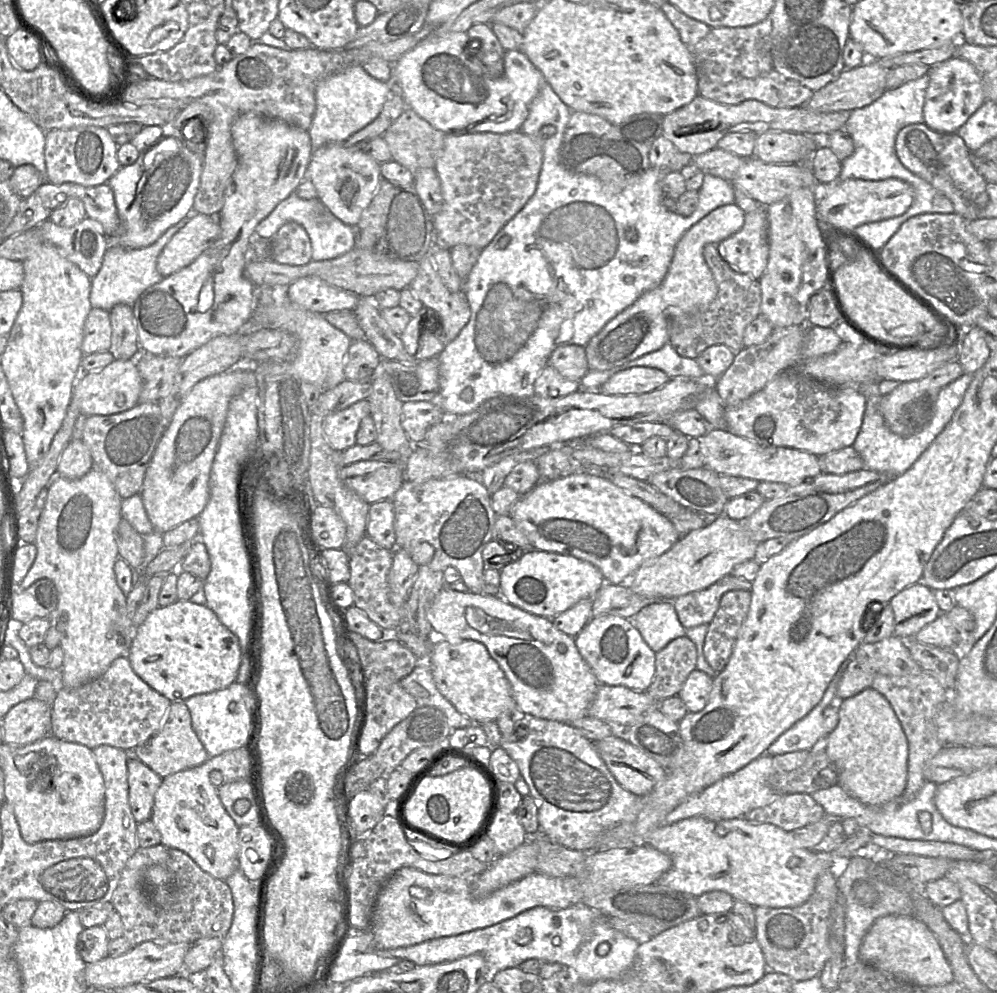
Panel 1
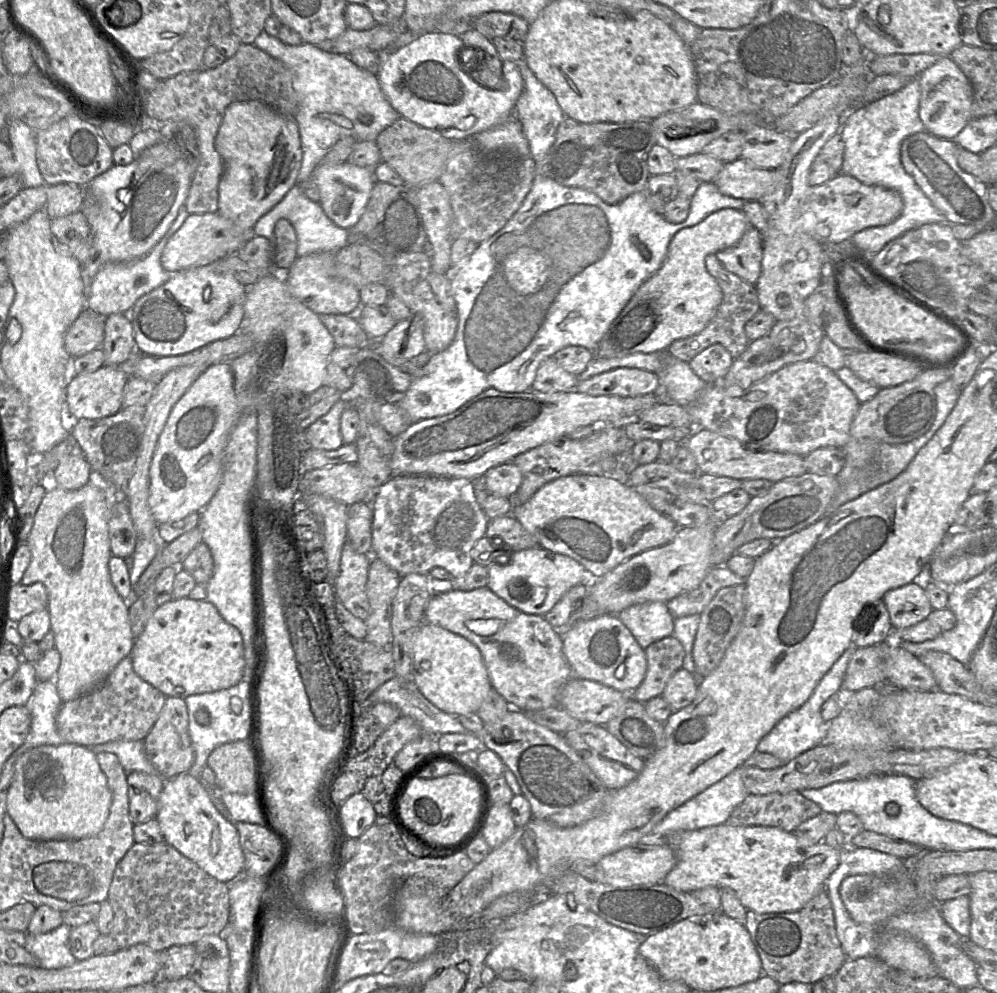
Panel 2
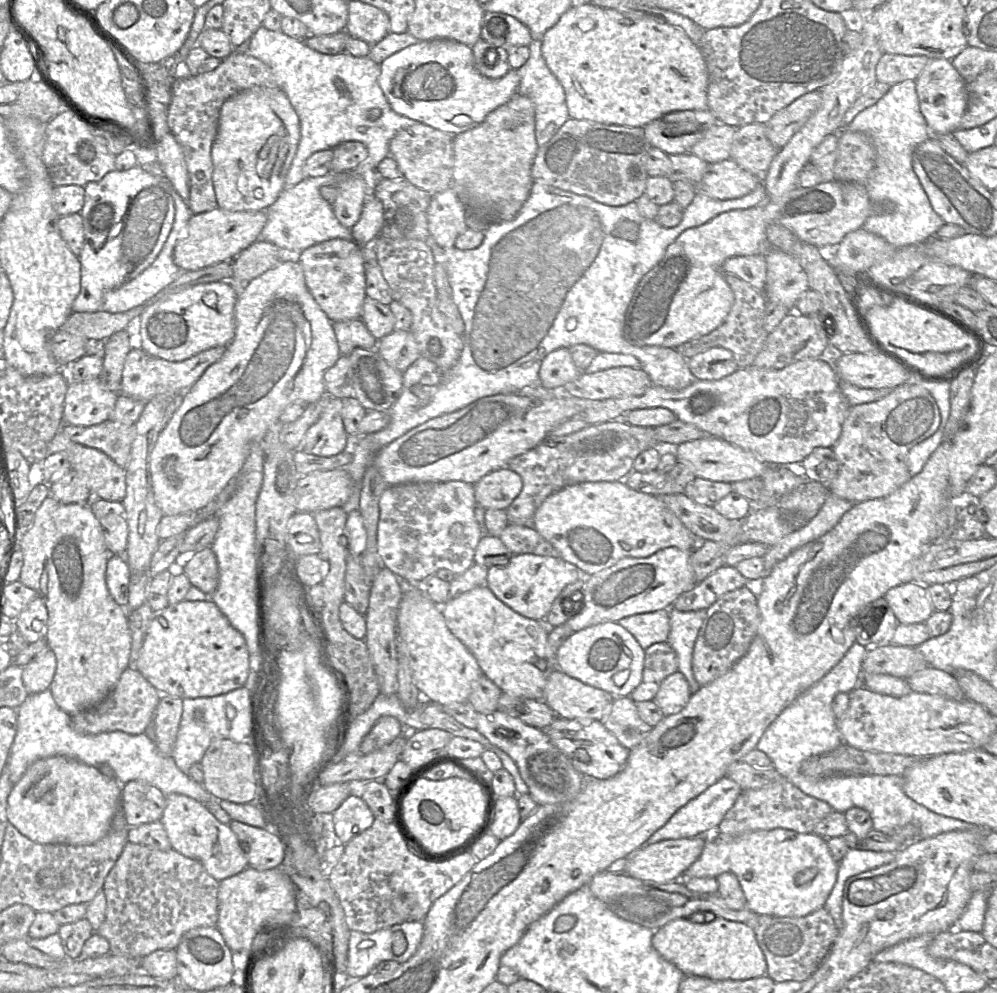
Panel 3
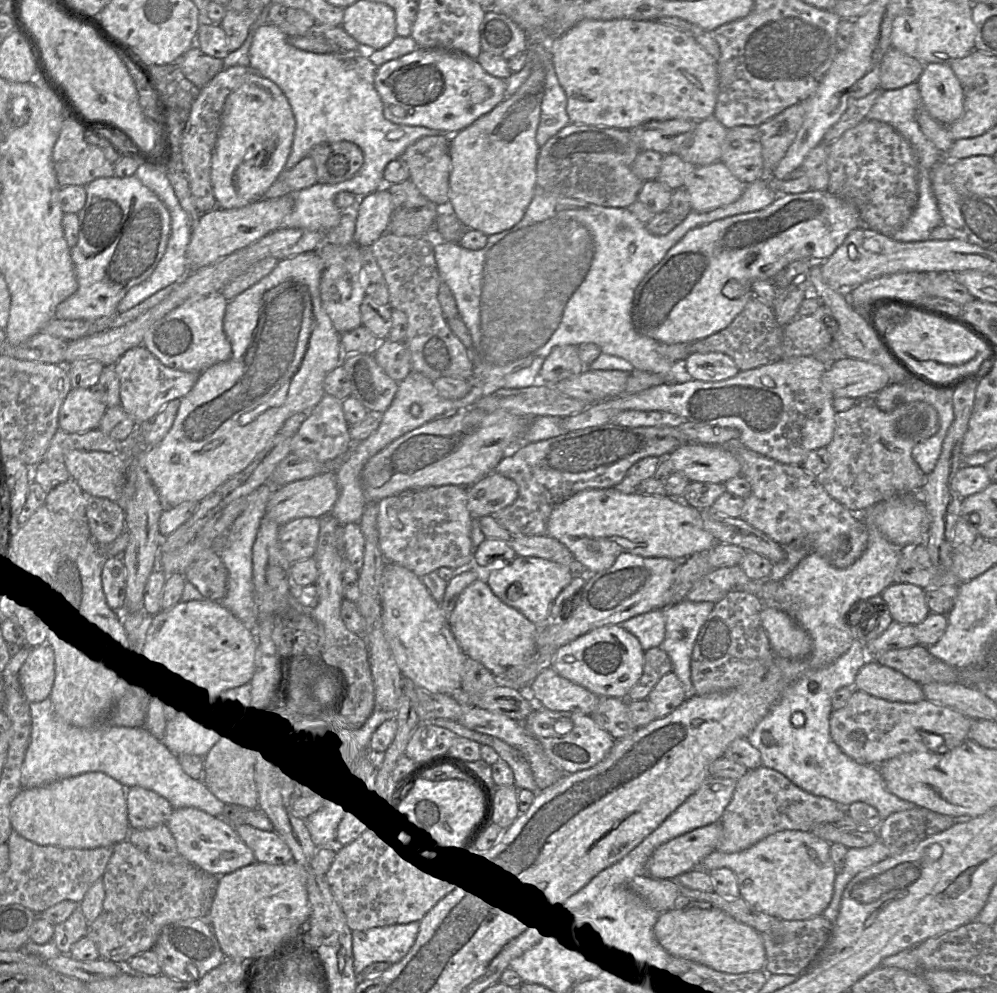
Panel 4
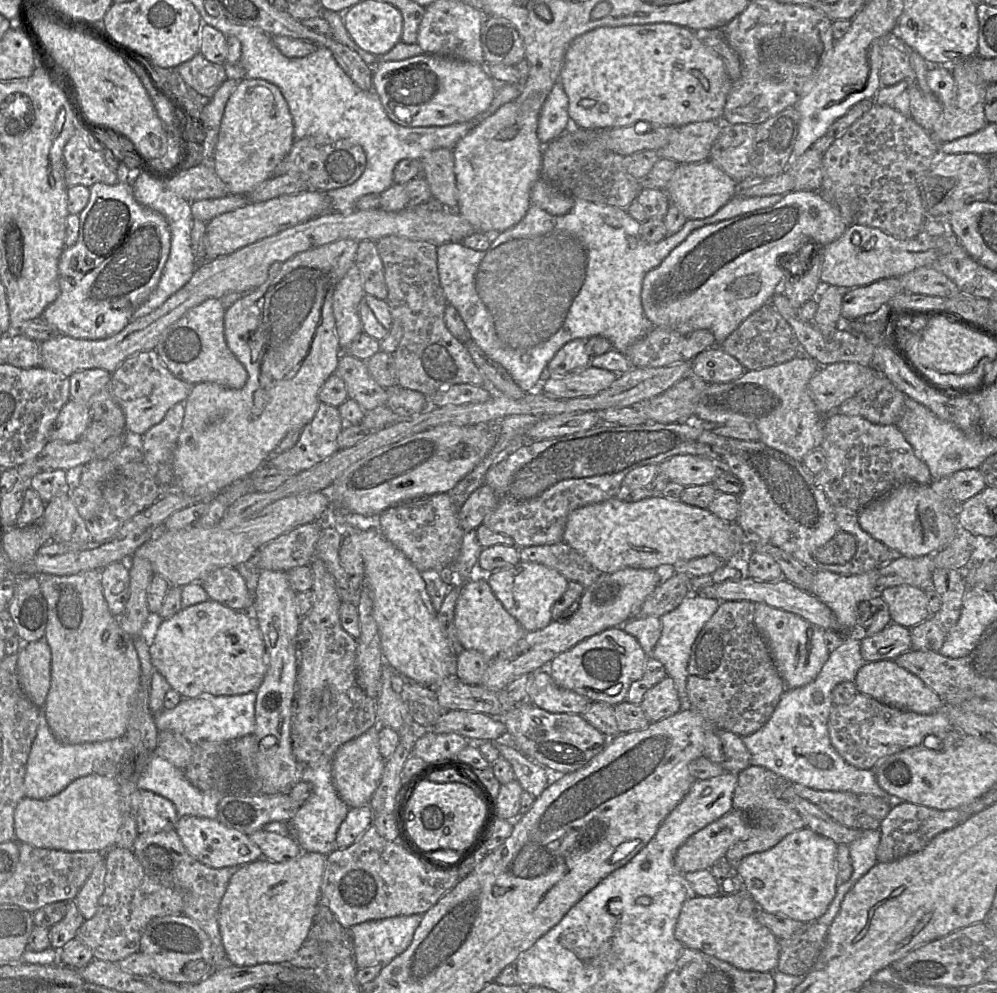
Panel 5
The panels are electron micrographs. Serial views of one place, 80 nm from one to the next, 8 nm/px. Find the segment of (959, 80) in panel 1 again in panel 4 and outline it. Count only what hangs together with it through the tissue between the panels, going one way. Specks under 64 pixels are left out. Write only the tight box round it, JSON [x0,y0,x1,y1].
[916,64,964,126]

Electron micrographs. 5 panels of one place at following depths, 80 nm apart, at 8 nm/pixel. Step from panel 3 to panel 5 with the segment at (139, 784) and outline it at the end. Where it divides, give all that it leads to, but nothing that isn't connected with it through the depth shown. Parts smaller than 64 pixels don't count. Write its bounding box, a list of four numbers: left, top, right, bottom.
[136,791,178,834]

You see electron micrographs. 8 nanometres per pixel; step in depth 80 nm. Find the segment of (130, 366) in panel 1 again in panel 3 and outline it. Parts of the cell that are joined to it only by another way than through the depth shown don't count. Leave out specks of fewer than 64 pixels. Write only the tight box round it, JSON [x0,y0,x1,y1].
[63,378,119,426]

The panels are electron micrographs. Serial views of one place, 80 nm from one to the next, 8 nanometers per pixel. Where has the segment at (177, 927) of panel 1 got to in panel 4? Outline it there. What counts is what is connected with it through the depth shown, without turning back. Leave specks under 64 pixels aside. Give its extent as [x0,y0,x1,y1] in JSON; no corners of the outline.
[86,840,208,964]

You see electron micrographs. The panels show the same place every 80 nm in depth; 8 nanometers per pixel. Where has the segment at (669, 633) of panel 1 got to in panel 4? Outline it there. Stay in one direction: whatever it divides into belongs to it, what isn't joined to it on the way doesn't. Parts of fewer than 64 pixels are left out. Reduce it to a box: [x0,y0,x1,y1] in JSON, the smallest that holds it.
[620,609,665,651]

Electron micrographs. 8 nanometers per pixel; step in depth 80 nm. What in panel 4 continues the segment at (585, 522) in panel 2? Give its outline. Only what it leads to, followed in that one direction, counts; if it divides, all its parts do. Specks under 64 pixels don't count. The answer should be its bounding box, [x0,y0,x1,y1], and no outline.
[546,487,717,575]

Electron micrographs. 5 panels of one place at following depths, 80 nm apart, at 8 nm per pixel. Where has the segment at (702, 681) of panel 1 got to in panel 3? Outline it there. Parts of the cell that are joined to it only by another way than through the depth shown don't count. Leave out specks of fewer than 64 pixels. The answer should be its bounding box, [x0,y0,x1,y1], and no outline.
[652,671,692,716]

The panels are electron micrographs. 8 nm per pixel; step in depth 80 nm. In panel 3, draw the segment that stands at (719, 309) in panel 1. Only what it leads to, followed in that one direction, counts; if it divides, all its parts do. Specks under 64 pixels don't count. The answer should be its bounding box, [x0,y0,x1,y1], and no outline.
[676,271,769,368]

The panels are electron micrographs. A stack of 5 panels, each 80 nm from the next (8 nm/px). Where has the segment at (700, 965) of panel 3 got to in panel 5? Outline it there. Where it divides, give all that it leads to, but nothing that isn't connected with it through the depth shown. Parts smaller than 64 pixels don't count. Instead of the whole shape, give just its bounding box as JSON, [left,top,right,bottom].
[675,890,779,972]

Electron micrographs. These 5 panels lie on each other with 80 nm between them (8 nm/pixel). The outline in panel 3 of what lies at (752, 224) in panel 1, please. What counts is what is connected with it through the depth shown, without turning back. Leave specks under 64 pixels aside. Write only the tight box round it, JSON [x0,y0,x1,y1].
[723,254,766,292]

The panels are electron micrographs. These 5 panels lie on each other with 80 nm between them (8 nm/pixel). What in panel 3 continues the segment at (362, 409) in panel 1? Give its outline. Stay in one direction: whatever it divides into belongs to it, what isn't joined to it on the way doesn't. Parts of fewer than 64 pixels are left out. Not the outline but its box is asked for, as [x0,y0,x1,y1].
[297,396,350,457]

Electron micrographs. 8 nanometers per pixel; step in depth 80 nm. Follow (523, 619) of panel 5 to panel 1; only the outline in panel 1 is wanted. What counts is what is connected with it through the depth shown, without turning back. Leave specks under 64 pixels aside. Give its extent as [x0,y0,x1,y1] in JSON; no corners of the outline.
[499,549,606,619]

